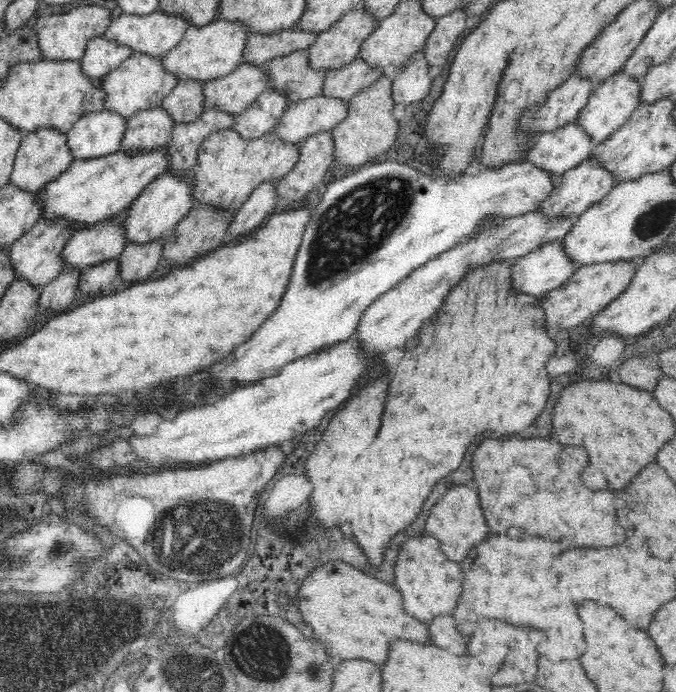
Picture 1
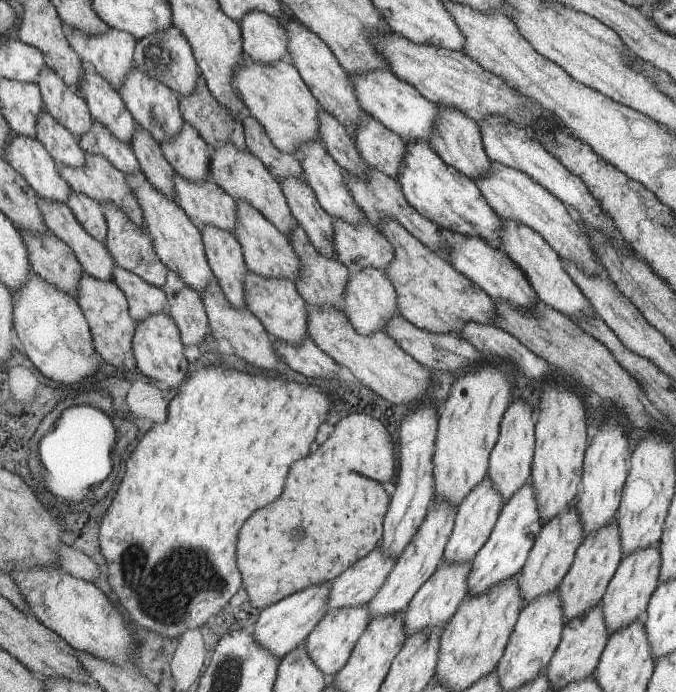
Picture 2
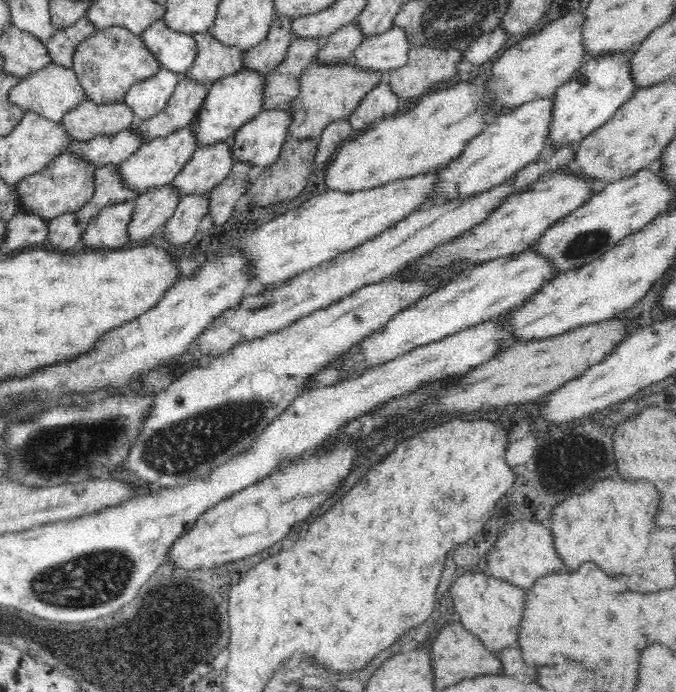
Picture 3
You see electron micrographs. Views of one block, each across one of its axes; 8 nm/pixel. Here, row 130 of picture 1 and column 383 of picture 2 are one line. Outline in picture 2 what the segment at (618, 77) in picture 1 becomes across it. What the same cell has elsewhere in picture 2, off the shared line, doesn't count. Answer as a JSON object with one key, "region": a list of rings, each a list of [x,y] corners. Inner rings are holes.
{"region":[[[435,499],[430,504],[428,517],[419,526],[412,542],[396,558],[395,568],[392,569],[383,588],[369,602],[368,606],[371,607],[372,618],[384,617],[387,614],[400,611],[404,612],[411,604],[415,594],[444,561],[448,541],[454,532],[456,516],[458,516],[457,508],[453,507],[452,503],[446,499]]]}

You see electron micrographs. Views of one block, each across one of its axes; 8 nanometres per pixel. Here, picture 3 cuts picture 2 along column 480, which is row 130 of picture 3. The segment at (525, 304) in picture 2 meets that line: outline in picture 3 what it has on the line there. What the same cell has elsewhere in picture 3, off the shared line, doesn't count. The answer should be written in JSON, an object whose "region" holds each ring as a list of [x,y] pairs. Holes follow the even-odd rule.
{"region":[[[289,107],[259,112],[230,140],[230,154],[234,162],[250,163],[257,172],[274,164],[289,138],[287,129],[290,122]]]}

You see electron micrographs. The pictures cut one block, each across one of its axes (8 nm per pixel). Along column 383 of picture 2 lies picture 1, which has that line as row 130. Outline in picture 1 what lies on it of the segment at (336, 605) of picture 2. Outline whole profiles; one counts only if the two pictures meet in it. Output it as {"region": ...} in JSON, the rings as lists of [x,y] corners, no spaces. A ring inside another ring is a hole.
{"region":[[[573,121],[538,136],[530,154],[526,154],[526,162],[559,177],[590,157],[594,144],[582,124]]]}

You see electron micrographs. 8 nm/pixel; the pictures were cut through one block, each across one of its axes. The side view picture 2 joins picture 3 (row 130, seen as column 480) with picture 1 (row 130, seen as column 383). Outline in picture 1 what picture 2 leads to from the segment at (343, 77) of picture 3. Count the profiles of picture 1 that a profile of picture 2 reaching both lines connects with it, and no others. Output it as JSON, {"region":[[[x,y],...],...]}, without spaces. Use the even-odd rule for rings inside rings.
{"region":[[[233,127],[213,132],[200,145],[197,152],[197,164],[192,172],[191,198],[194,204],[209,204],[226,211],[237,211],[259,184],[276,182],[294,168],[299,156],[299,146],[300,143],[282,142],[273,131],[252,140],[241,138]]]}

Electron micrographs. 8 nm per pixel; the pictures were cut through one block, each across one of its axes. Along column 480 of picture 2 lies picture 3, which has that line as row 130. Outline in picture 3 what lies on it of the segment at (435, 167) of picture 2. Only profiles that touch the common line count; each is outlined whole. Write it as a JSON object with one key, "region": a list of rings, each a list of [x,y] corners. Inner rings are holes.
{"region":[[[240,70],[232,76],[214,81],[202,102],[202,108],[199,109],[193,122],[188,124],[188,127],[194,131],[194,138],[198,144],[206,146],[230,141],[243,124],[250,122],[259,112],[262,112],[264,81],[264,74],[248,70]]]}

